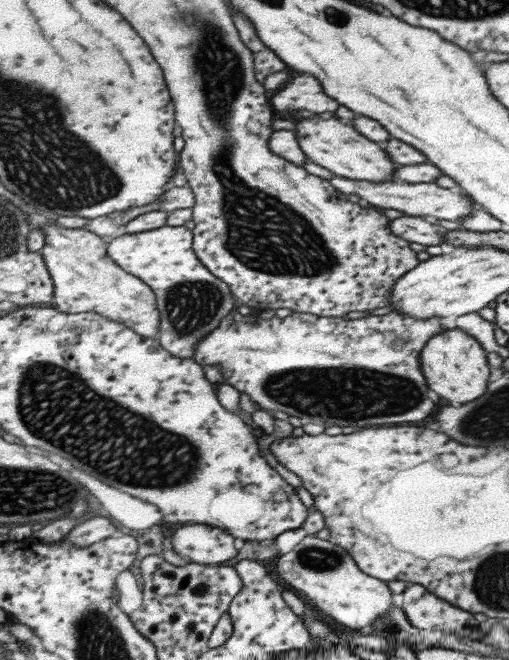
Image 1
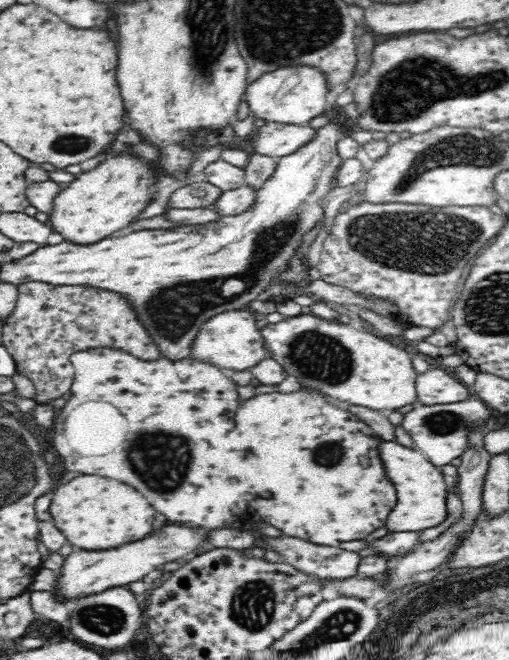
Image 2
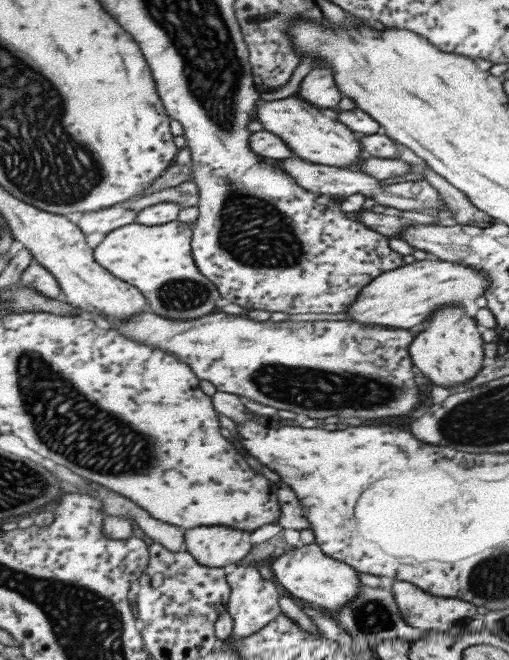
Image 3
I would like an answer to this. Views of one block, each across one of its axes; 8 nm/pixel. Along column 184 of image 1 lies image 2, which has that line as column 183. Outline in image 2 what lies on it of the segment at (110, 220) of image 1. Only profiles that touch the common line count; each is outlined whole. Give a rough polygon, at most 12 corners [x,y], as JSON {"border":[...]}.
{"border":[[200,178],[173,191],[166,210],[212,207],[223,192]]}

